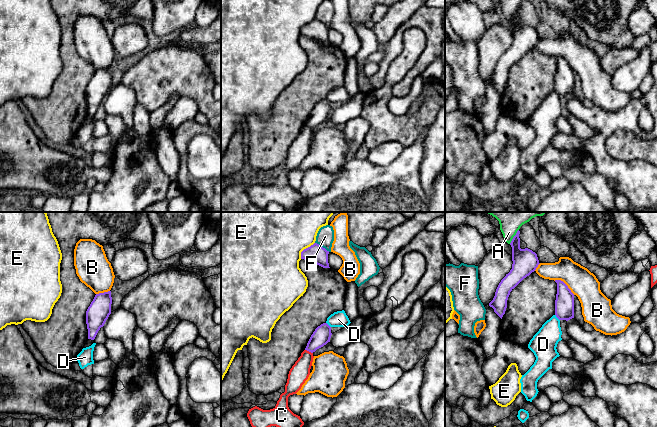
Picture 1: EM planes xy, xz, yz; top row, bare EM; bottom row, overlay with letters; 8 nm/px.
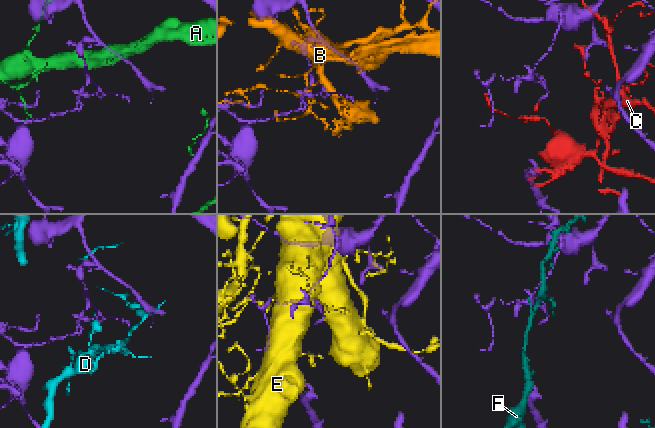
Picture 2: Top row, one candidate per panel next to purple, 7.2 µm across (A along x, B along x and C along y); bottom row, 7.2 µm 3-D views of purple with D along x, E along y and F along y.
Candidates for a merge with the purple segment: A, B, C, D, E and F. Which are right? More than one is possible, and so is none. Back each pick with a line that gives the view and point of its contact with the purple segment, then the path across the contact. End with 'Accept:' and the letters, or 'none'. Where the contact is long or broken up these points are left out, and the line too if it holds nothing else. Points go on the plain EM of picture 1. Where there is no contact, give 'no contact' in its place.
Accept: none

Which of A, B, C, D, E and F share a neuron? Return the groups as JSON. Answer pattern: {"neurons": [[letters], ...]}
{"neurons": [["A"], ["B"], ["C"], ["D"], ["E"], ["F"]]}

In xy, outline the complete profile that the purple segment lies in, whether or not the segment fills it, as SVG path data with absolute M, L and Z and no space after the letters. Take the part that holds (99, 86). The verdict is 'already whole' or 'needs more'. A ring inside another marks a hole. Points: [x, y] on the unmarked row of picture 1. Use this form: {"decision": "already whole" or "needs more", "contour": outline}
{"decision": "already whole", "contour": "M111 67L96 70L86 87L88 115L94 116L111 90Z"}

